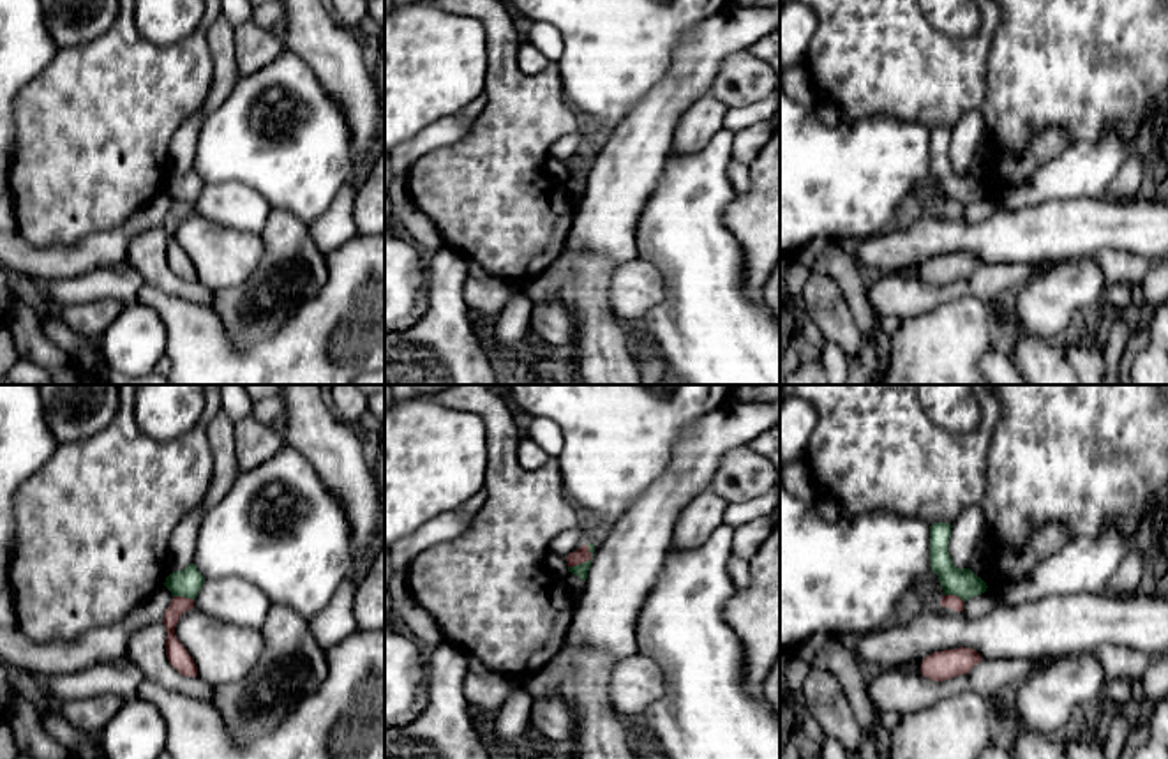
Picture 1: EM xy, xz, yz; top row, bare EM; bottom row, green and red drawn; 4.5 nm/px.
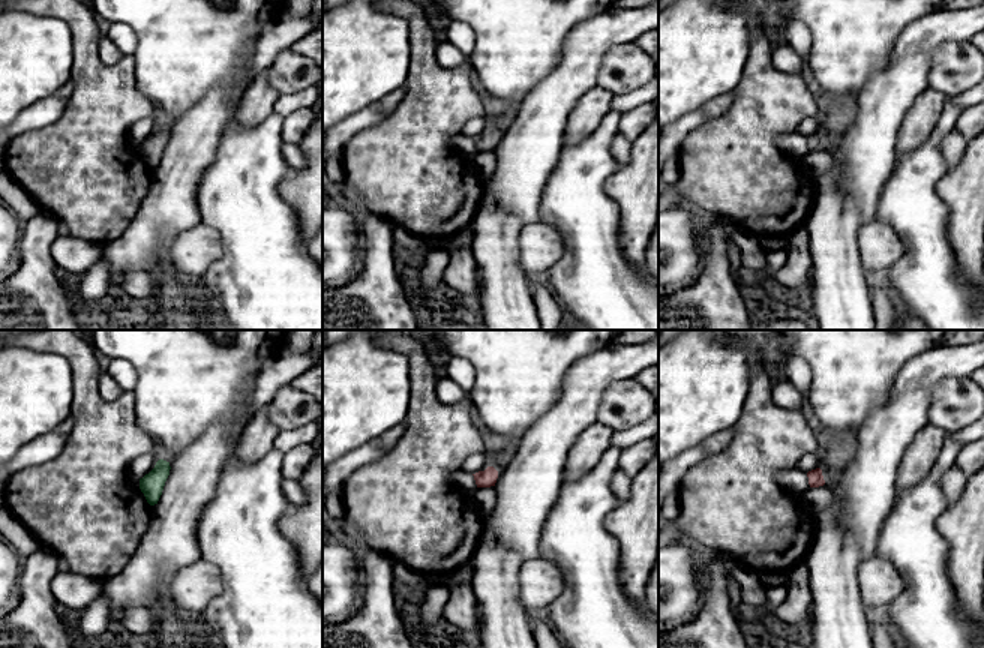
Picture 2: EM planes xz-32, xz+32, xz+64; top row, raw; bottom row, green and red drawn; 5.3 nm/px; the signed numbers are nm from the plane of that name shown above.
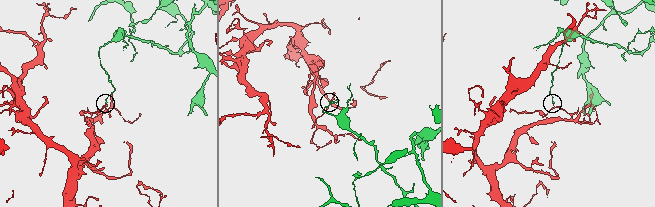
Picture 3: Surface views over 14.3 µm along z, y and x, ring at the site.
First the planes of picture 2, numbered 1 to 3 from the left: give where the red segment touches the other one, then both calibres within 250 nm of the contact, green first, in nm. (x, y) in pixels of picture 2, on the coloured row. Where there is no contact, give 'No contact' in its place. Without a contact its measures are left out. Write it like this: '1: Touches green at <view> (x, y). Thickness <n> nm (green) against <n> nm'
1: No contact
2: No contact
3: No contact

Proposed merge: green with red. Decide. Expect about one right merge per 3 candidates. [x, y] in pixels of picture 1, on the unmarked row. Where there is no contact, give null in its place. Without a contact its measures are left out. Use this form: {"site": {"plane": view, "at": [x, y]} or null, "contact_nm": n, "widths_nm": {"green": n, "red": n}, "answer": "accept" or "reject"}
{"site": {"plane": "xz", "at": [586, 166]}, "contact_nm": 140, "widths_nm": {"green": 60, "red": 70}, "answer": "reject"}

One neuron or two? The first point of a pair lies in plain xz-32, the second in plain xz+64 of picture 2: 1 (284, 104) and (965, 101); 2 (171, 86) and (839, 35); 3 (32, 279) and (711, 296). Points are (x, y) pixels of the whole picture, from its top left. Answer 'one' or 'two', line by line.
1: one
2: one
3: one

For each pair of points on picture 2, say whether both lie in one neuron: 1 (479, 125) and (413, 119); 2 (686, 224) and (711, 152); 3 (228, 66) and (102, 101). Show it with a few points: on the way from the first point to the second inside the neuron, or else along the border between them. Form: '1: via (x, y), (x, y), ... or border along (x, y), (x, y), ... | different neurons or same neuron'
1: border along (488, 114), (471, 117), (461, 132) | different neurons
2: border along (675, 204), (693, 207), (699, 213) | different neurons
3: border along (132, 56), (137, 89), (153, 105), (156, 116) | different neurons

